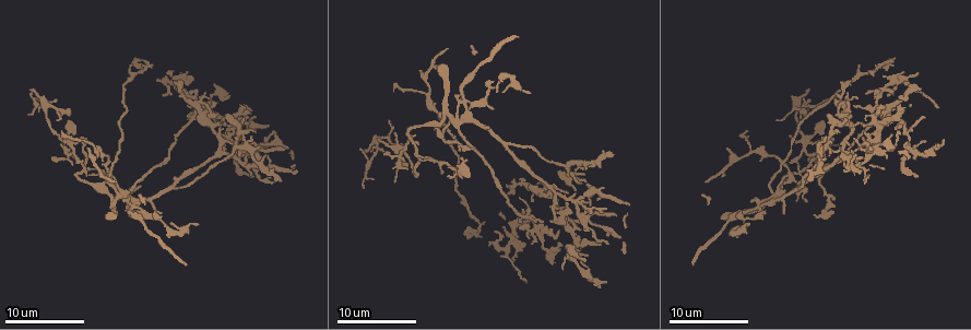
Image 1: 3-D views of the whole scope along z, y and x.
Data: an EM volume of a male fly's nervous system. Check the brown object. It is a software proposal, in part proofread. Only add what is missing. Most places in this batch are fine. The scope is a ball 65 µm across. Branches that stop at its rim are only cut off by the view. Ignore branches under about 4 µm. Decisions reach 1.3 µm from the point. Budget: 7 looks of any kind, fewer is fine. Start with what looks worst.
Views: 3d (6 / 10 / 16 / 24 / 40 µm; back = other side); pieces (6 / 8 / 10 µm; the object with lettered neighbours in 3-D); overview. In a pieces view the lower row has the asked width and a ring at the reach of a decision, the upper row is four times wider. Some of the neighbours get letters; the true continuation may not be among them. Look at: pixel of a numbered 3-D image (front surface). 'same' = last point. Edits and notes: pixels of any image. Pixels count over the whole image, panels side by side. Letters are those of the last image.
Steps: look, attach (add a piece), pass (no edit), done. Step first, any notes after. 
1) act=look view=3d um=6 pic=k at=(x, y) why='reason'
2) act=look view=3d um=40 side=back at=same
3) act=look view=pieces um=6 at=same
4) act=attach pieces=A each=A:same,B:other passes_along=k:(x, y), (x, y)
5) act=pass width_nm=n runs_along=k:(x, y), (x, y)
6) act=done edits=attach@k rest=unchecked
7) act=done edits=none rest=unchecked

act=look view=pieces um=10 pic=1 at=(441, 67) why='an open end'

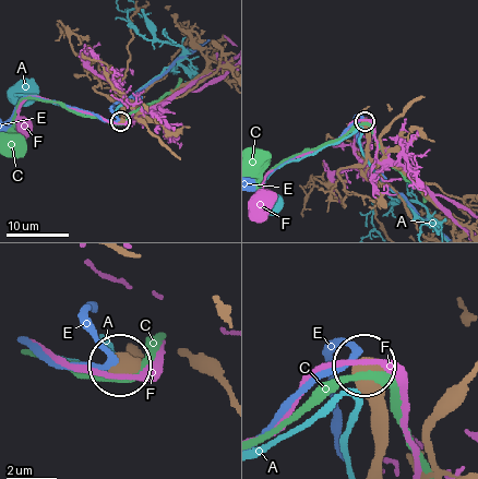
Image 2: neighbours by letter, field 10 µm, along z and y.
act=pass each=A:other,C:other,E:other,F:other found='none of them fits'

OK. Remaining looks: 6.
act=look view=3d um=10 pic=1 at=(916, 178) why='free end'

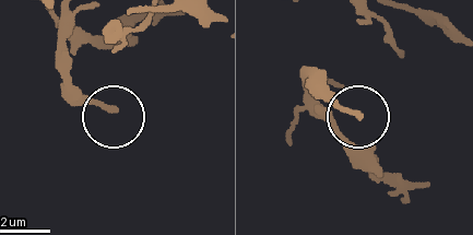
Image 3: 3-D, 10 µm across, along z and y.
act=look view=pieces um=6 pic=3 at=(358, 114)

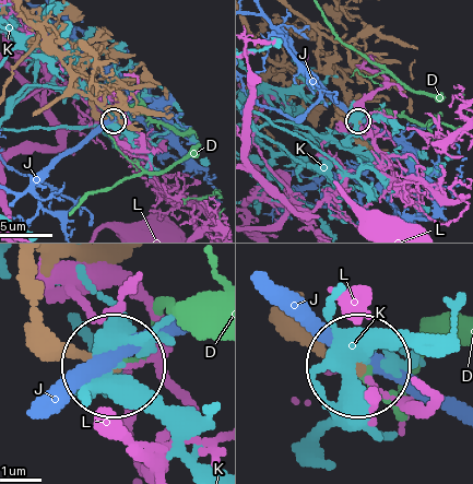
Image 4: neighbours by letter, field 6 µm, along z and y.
act=pass each=D:other,J:other,K:other,L:other runs_along=4:(43, 321), (108, 363) found='none of them fits'

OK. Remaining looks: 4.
act=look view=pieces um=8 pic=1 at=(784, 214) why='free end'

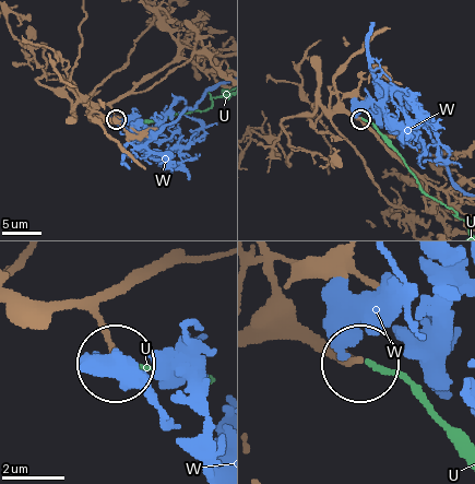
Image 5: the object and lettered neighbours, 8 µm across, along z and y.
act=attach pieces=U each=U:same,W:other found='it goes on there'

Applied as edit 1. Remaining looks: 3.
act=look view=overview

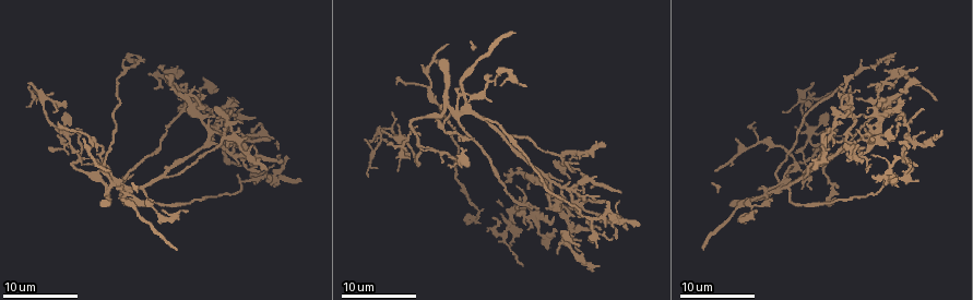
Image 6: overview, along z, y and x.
act=look view=pieces um=10 pic=6 at=(48, 148) why='an open end'

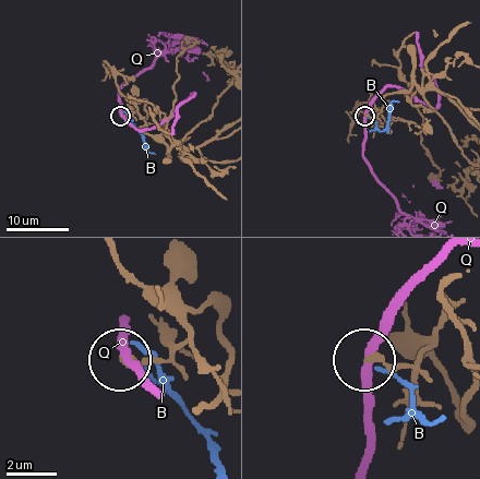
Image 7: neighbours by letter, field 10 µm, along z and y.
act=pass each=B:other,Q:other found='none of them fits'

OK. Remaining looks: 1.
act=done edits=attach@5 rest=unchecked

